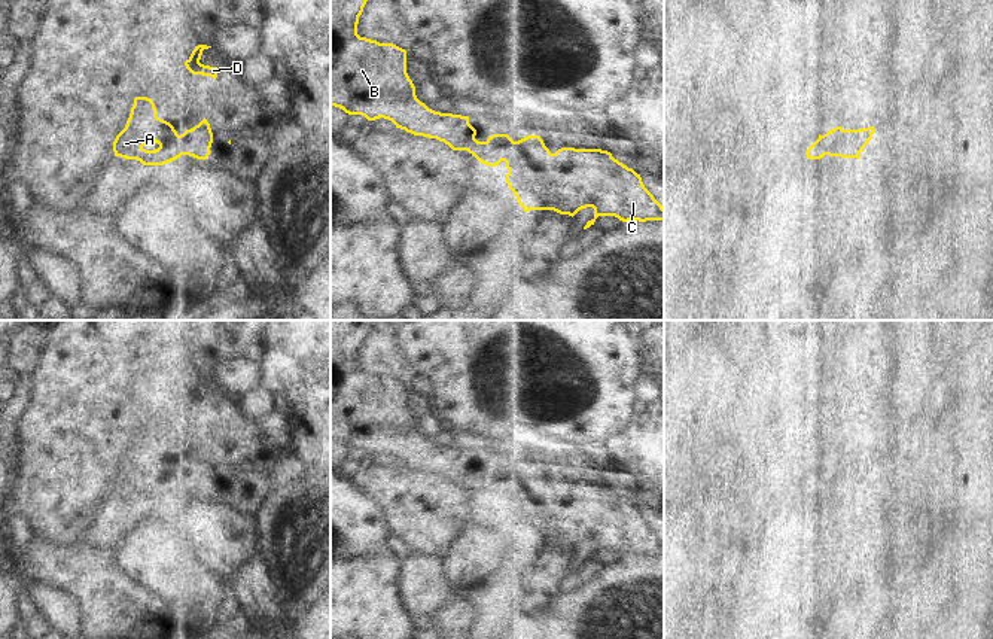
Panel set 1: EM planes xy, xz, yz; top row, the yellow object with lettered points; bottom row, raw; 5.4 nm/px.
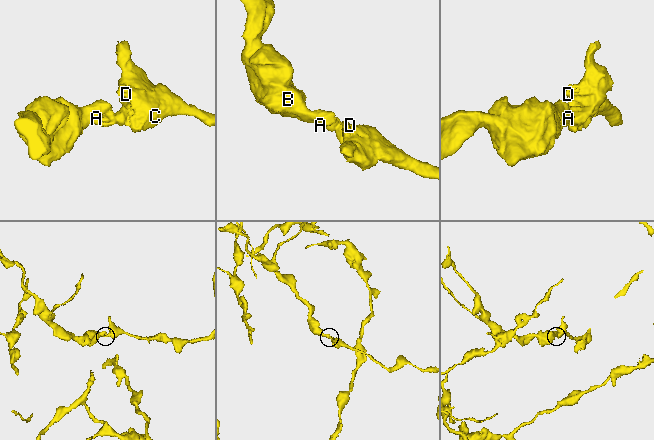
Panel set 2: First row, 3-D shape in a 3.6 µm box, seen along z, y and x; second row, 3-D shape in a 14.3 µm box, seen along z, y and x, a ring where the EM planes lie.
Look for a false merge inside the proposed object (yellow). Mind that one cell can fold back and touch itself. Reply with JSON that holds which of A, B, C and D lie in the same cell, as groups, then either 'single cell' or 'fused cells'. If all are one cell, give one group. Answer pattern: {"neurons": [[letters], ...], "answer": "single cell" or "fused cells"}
{"neurons": [["A", "B", "C", "D"]], "answer": "single cell"}

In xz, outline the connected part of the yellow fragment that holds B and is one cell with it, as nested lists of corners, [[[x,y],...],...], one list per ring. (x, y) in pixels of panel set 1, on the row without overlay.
[[[331,320],[331,439],[348,448],[362,448],[368,454],[389,453],[396,462],[414,469],[436,472],[453,484],[467,484],[490,500],[505,495],[506,517],[524,545],[554,544],[573,551],[579,544],[593,541],[594,551],[584,563],[594,559],[598,550],[615,550],[622,556],[664,554],[664,541],[645,521],[640,508],[607,484],[561,481],[551,487],[540,469],[514,475],[508,468],[493,468],[485,475],[478,475],[469,450],[429,442],[417,432],[406,407],[406,384],[357,368],[359,350],[372,325],[374,320]]]

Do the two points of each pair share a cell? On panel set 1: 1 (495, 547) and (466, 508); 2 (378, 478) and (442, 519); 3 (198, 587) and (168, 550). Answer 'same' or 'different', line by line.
1: different
2: same
3: same

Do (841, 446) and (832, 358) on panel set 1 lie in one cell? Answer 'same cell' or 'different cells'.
same cell

